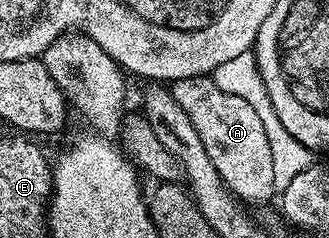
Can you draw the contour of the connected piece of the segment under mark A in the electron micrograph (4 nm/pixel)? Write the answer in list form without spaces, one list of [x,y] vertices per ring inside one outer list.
[[[213,75],[175,80],[169,85],[169,90],[180,110],[188,114],[188,122],[196,126],[196,134],[200,134],[200,142],[204,142],[204,150],[208,150],[212,166],[216,166],[230,192],[242,202],[270,200],[273,196],[275,199],[272,149],[268,147],[268,134],[256,110],[252,110],[244,98],[236,98],[236,94],[228,94],[228,90],[220,90]]]

